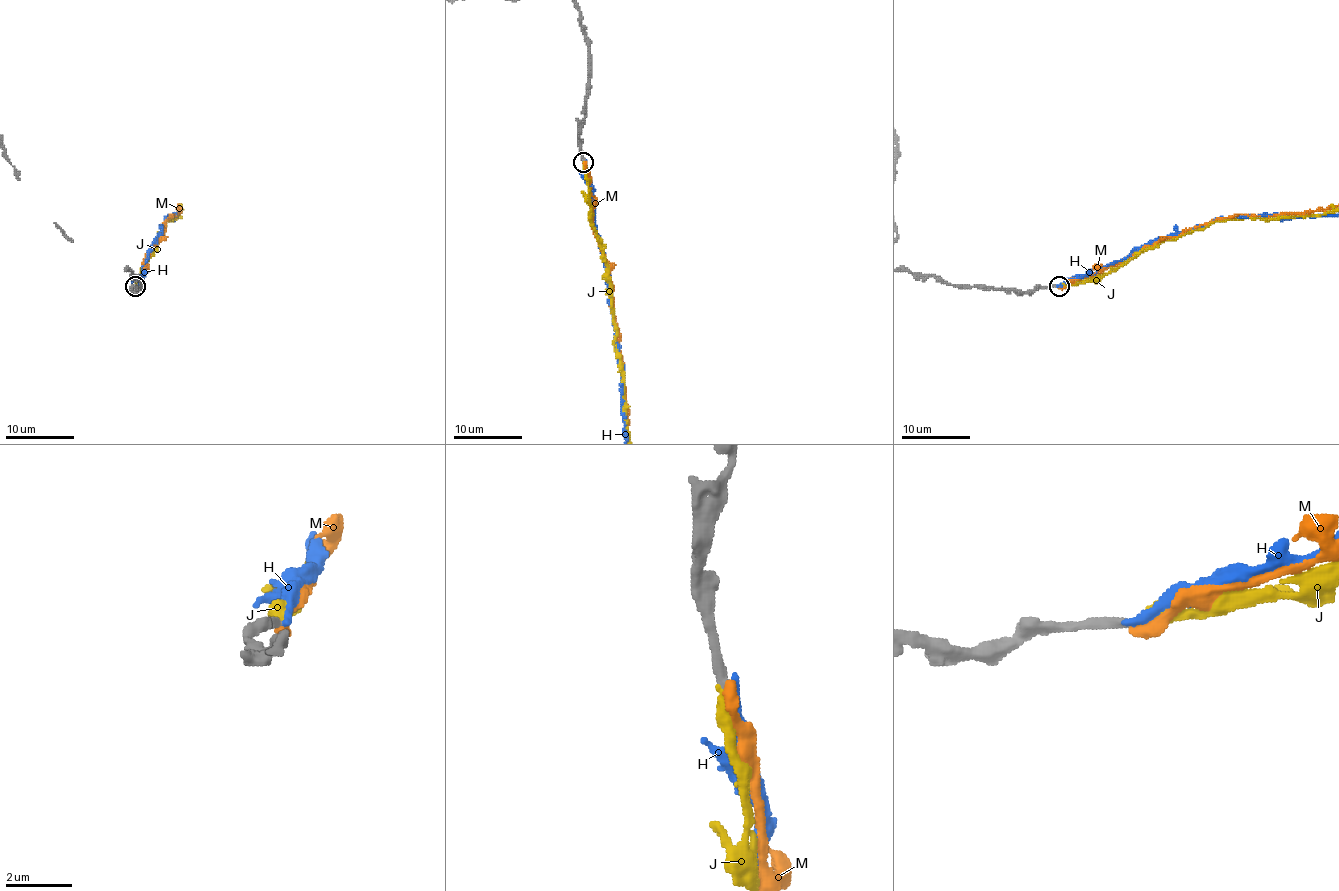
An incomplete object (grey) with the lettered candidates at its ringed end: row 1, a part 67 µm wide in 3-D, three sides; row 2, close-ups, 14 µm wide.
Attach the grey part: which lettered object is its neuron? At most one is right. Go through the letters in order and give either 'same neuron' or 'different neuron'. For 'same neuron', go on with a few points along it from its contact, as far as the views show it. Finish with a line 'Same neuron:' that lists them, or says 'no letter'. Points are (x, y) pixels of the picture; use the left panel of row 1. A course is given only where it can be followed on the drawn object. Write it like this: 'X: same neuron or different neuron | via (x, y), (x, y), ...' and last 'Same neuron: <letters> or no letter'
H: different neuron
J: same neuron
M: different neuron
Same neuron: J

